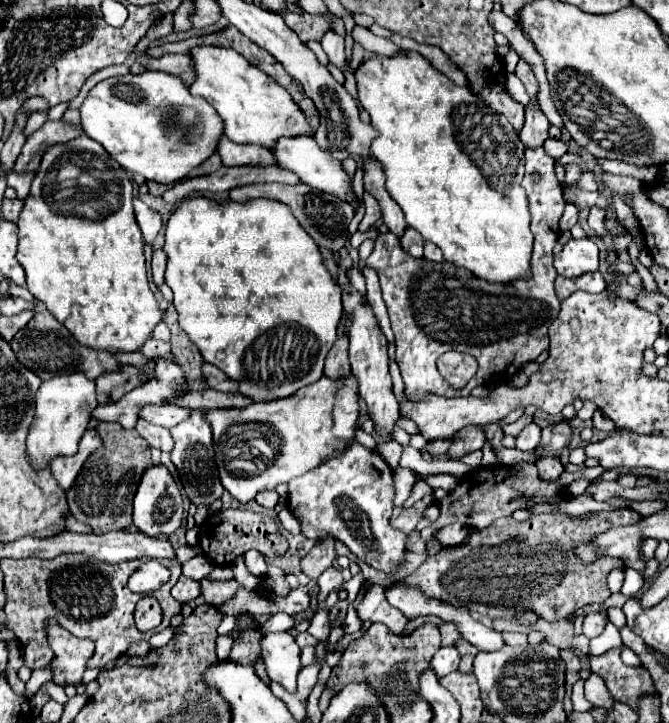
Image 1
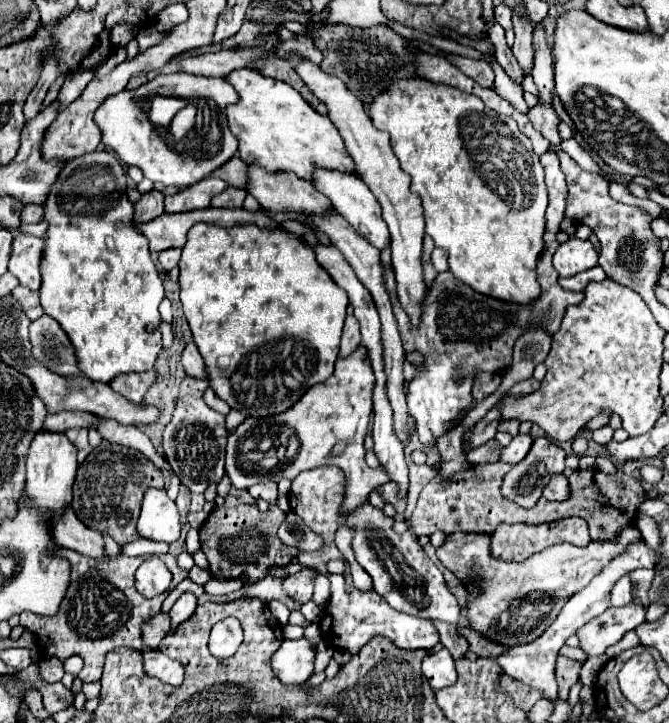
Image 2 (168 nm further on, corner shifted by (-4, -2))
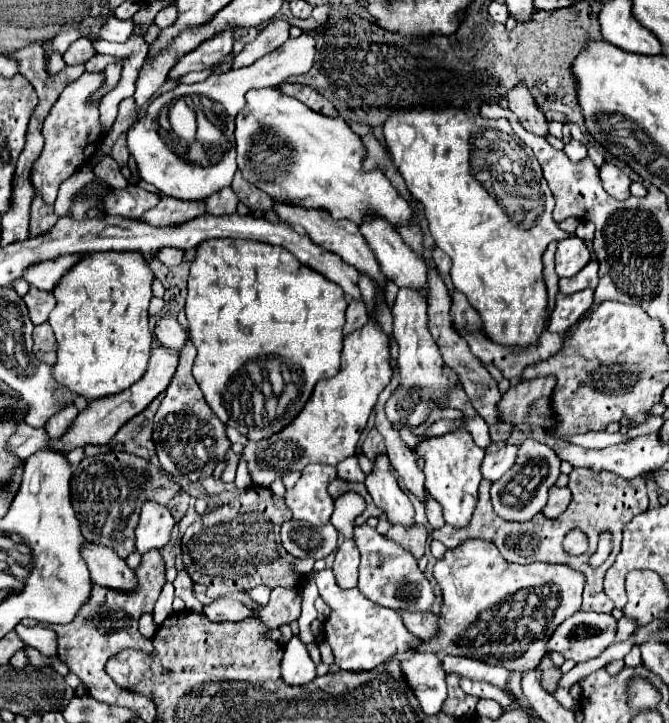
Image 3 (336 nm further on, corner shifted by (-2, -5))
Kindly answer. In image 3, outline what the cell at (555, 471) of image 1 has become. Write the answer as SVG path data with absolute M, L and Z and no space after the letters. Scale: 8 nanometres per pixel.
M551 486L549 490L549 500L543 508L543 514L547 518L557 518L561 512L567 510L571 502L571 490L565 486L565 488L559 488L559 486Z

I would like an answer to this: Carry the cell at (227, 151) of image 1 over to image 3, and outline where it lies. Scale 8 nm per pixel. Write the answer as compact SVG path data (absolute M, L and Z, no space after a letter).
M275 202L273 206L273 212L283 218L285 224L289 226L295 226L295 224L301 224L305 230L307 230L307 236L311 240L315 240L319 246L323 246L325 250L331 250L335 254L339 254L347 264L355 266L357 270L367 270L367 274L371 274L373 278L379 278L379 282L385 282L387 278L381 274L379 270L379 264L375 260L375 256L371 254L367 242L363 240L363 236L359 234L359 228L351 222L351 220L345 220L345 218L333 218L327 210L323 208L305 208L305 206L295 206L295 204L285 204L285 202Z

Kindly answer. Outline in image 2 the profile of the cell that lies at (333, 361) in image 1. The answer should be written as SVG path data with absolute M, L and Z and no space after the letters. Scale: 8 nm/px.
M347 315L347 319L345 319L345 327L343 327L343 337L341 337L341 353L339 353L339 355L343 355L343 357L351 355L351 353L357 349L359 341L361 341L359 323L357 323L357 319L355 319L353 315Z

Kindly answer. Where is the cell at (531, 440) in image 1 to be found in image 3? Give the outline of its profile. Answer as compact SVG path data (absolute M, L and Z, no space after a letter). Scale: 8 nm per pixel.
M507 444L507 446L503 446L501 450L497 450L497 452L493 452L493 454L485 454L483 466L481 466L483 478L495 482L495 480L501 478L507 470L511 470L513 464L515 464L515 458L517 458L517 450L519 450L519 446Z

